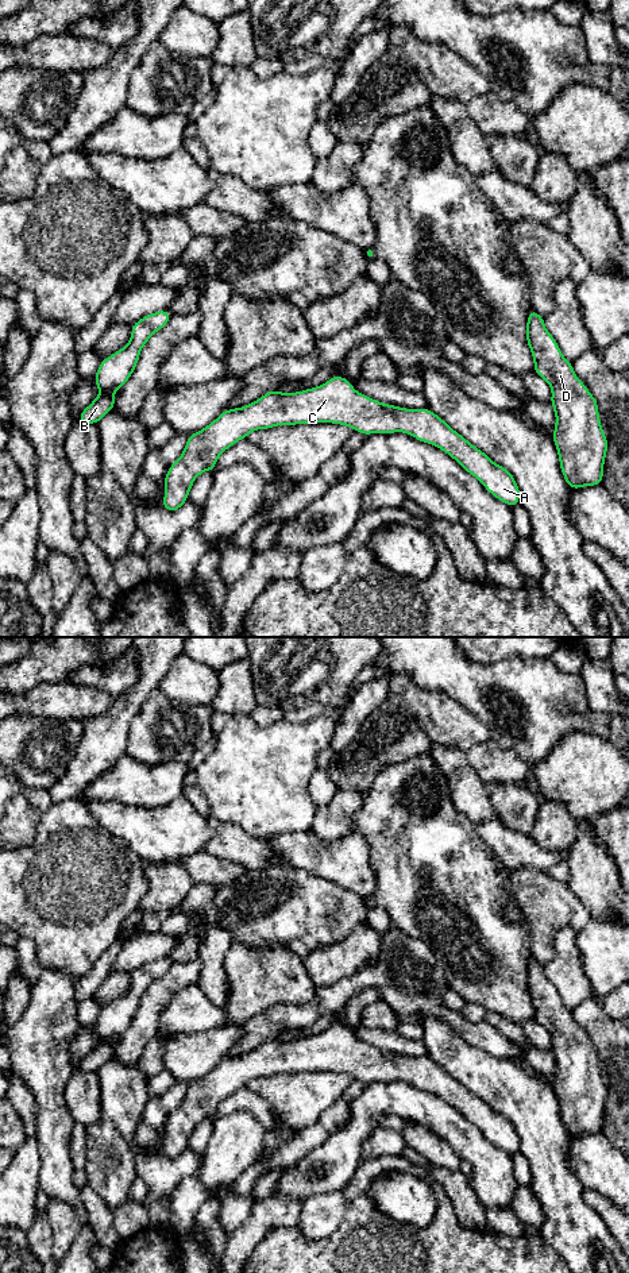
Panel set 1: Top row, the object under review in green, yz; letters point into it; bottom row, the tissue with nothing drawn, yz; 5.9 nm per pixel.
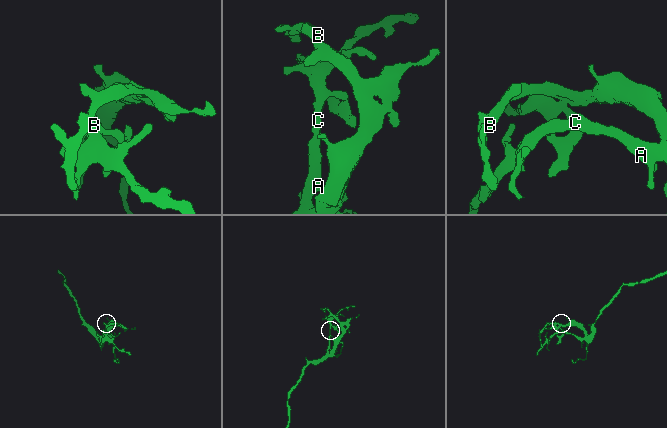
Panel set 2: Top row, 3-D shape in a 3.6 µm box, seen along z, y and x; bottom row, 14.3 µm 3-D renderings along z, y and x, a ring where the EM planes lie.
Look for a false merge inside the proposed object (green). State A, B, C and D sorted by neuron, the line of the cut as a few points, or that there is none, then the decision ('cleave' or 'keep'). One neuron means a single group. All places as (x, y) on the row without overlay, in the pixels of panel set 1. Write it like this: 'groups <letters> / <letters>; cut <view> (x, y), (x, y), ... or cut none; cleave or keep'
groups A B C D; cut none; keep

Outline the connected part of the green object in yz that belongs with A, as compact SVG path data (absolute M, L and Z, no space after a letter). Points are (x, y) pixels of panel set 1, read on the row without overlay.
M335 1023L302 1039L267 1039L246 1054L223 1058L204 1077L188 1083L182 1103L163 1126L162 1156L177 1160L188 1149L194 1127L204 1119L215 1119L219 1104L252 1079L309 1071L347 1073L366 1084L408 1081L448 1102L497 1147L510 1156L520 1152L520 1135L512 1120L494 1111L432 1058L382 1052L356 1039L350 1027Z

